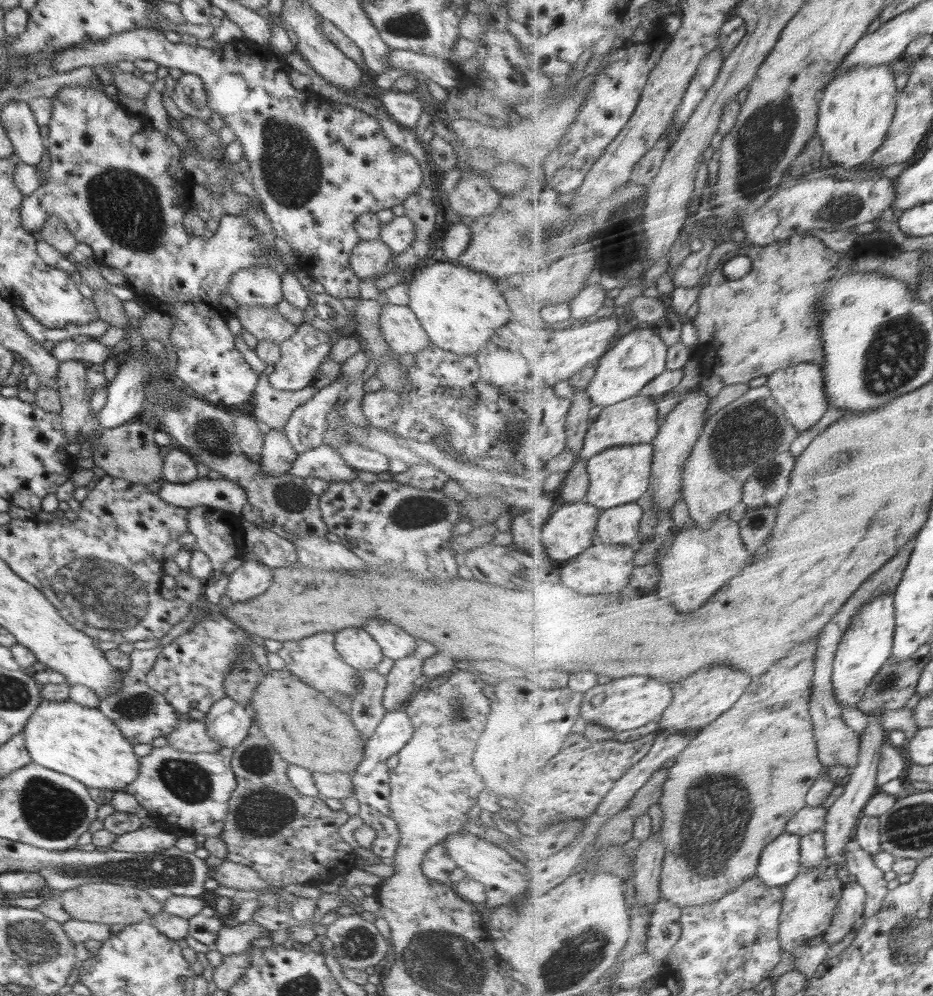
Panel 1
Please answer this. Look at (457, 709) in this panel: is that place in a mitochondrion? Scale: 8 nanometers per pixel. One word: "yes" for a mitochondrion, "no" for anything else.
yes

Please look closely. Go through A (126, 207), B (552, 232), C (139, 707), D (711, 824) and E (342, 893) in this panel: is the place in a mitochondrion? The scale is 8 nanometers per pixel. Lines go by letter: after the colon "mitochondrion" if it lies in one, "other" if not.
A: mitochondrion
B: mitochondrion
C: mitochondrion
D: mitochondrion
E: other

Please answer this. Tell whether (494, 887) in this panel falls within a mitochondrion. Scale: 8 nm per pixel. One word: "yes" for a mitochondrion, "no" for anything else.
no

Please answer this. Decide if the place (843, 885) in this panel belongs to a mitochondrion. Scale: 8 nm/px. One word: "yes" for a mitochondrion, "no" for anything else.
no

